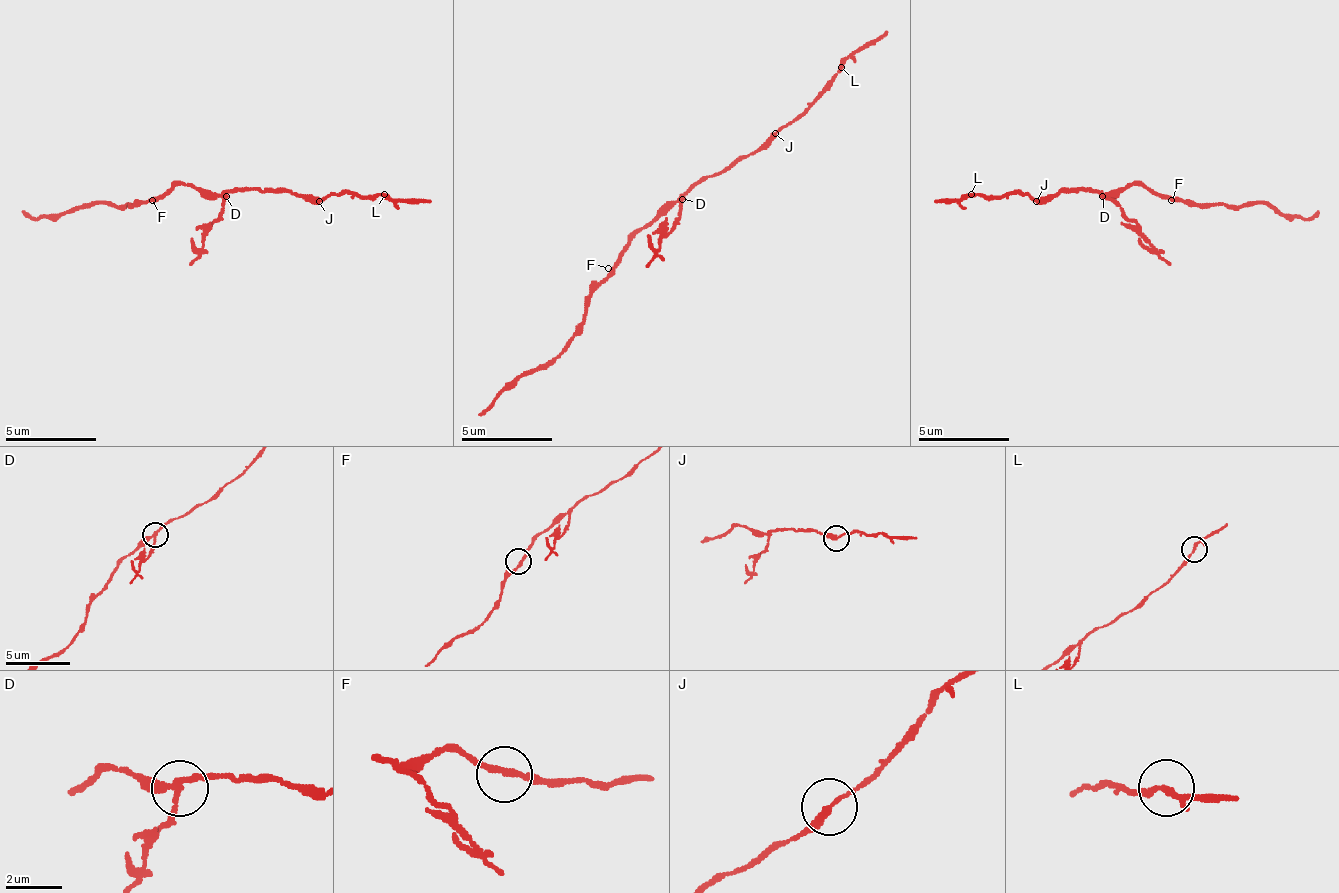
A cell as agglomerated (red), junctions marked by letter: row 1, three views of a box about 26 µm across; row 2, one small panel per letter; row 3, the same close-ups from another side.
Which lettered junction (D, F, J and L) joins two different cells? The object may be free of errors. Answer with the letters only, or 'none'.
D

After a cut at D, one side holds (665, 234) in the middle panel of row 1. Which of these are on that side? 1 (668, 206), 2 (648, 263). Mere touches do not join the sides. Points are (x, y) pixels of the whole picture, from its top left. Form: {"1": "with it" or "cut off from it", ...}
{"1": "cut off from it", "2": "with it"}

